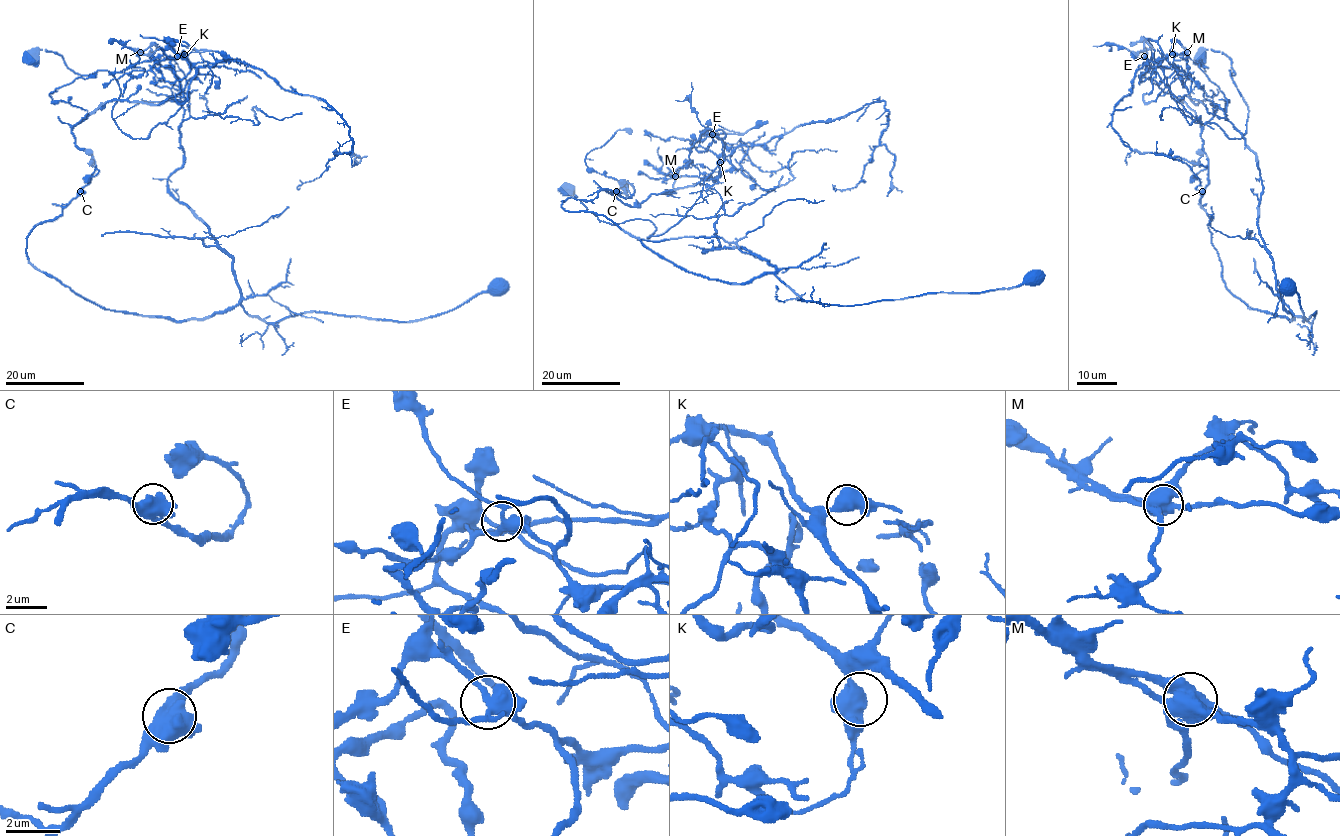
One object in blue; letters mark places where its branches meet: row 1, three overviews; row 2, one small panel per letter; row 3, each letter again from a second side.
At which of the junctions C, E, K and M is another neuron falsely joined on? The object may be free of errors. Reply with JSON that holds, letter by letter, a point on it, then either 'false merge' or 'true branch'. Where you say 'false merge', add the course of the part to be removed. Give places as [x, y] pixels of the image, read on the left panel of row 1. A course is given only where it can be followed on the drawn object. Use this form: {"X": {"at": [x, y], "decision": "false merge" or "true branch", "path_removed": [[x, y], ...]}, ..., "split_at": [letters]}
{"C": {"at": [80, 191], "decision": "true branch"}, "E": {"at": [177, 56], "decision": "true branch"}, "K": {"at": [184, 54], "decision": "true branch"}, "M": {"at": [140, 52], "decision": "false merge", "path_removed": [[140, 52], [155, 83], [212, 65], [146, 138], [112, 117], [107, 71], [75, 74], [45, 49], [26, 64]]}, "split_at": ["M"]}

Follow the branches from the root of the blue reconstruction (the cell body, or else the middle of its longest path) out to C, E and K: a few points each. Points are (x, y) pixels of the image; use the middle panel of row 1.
C: (1033, 276), (982, 292), (804, 301), (773, 274), (727, 283), (685, 272), (603, 215), (561, 206), (616, 191)
E: (1033, 276), (821, 304), (773, 274), (685, 272), (561, 206), (714, 179), (748, 147), (712, 134)
K: (1033, 276), (821, 304), (773, 274), (685, 272), (561, 206), (601, 190), (634, 206), (720, 162)

